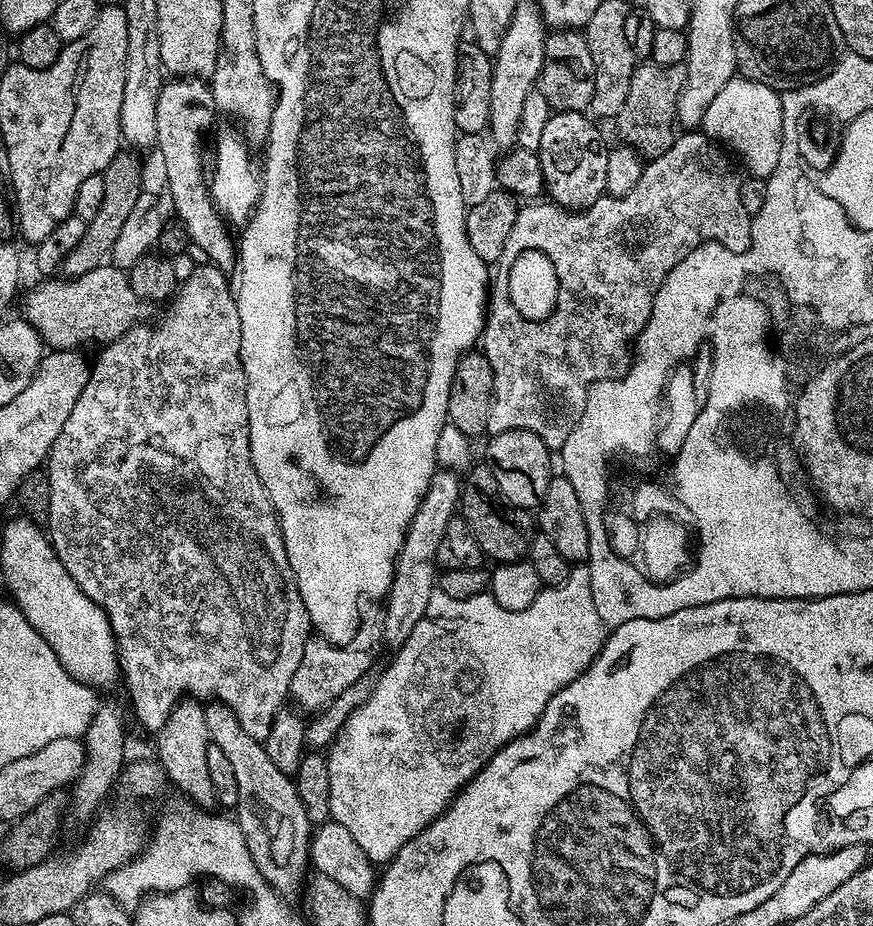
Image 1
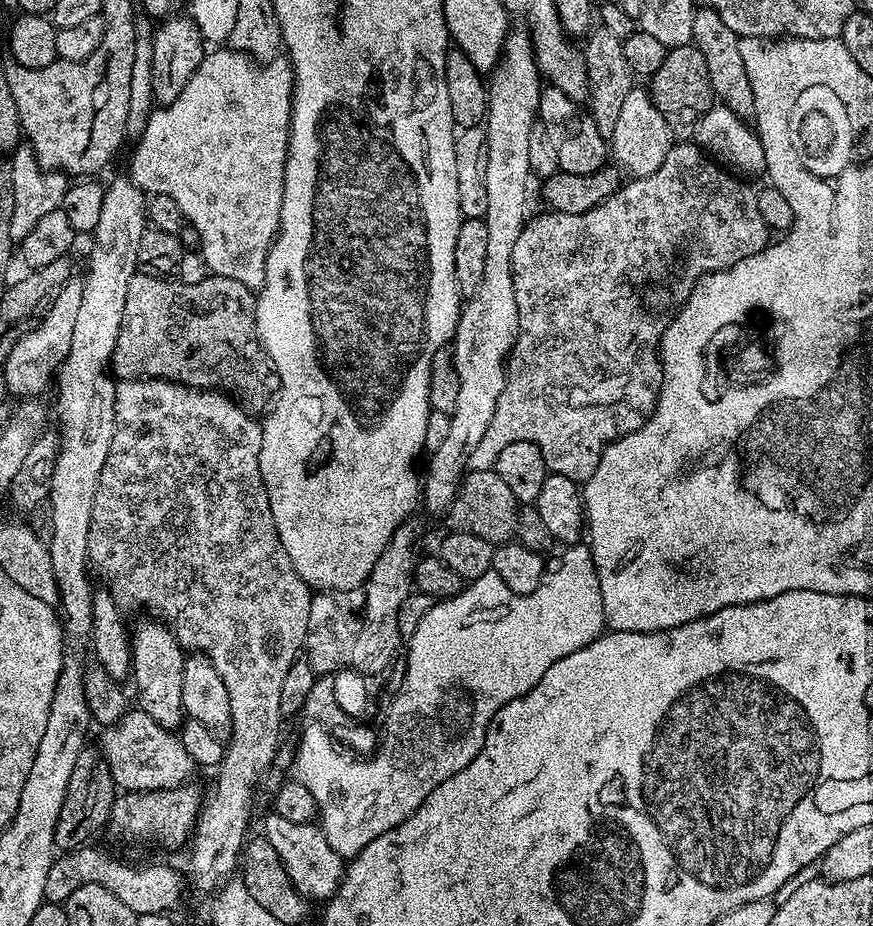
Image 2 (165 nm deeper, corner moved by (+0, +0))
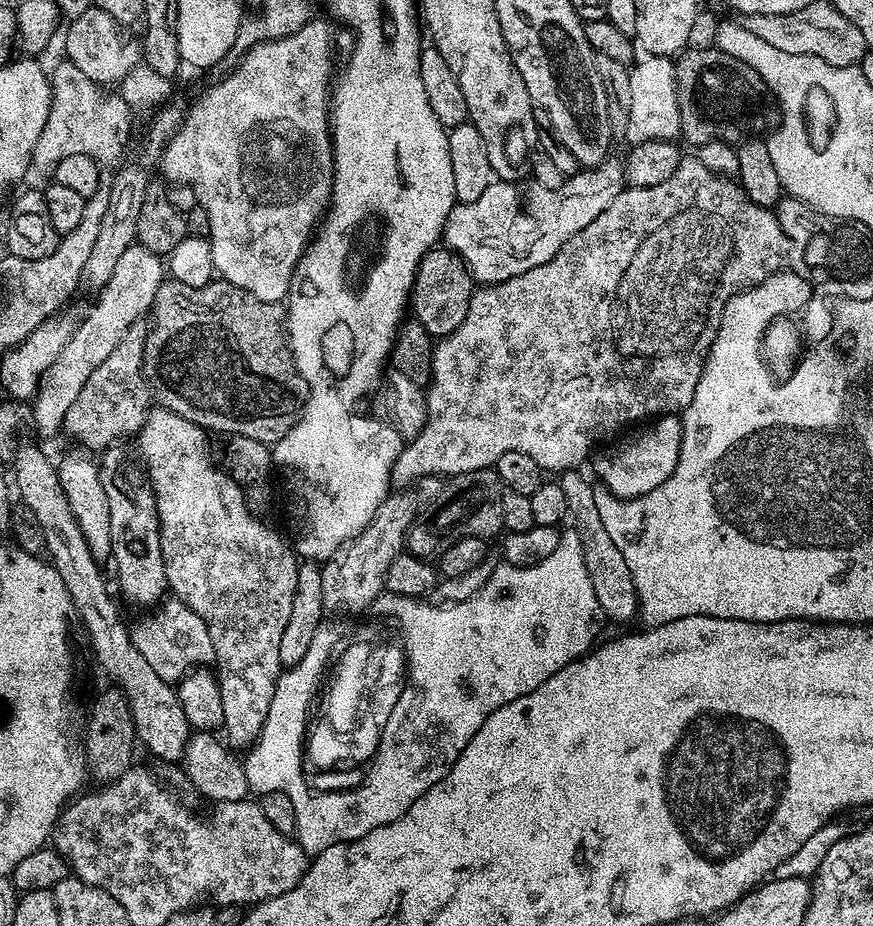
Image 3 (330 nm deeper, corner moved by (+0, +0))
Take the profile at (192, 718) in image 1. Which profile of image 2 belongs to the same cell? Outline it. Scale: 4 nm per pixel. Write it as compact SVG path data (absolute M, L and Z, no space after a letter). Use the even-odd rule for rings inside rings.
M144 618L131 633L132 670L131 683L136 683L136 696L140 699L139 711L150 714L154 722L163 728L179 729L184 723L182 702L182 670L186 659L186 649L169 630L167 624L156 618Z

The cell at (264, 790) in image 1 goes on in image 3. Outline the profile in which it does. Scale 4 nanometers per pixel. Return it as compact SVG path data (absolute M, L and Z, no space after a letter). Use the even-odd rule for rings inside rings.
M175 598L163 601L149 616L144 616L130 631L134 646L138 646L138 654L150 662L154 674L170 685L177 685L184 676L197 666L208 666L216 659L214 642L210 638L210 630L206 630L206 622L186 606L186 602Z

